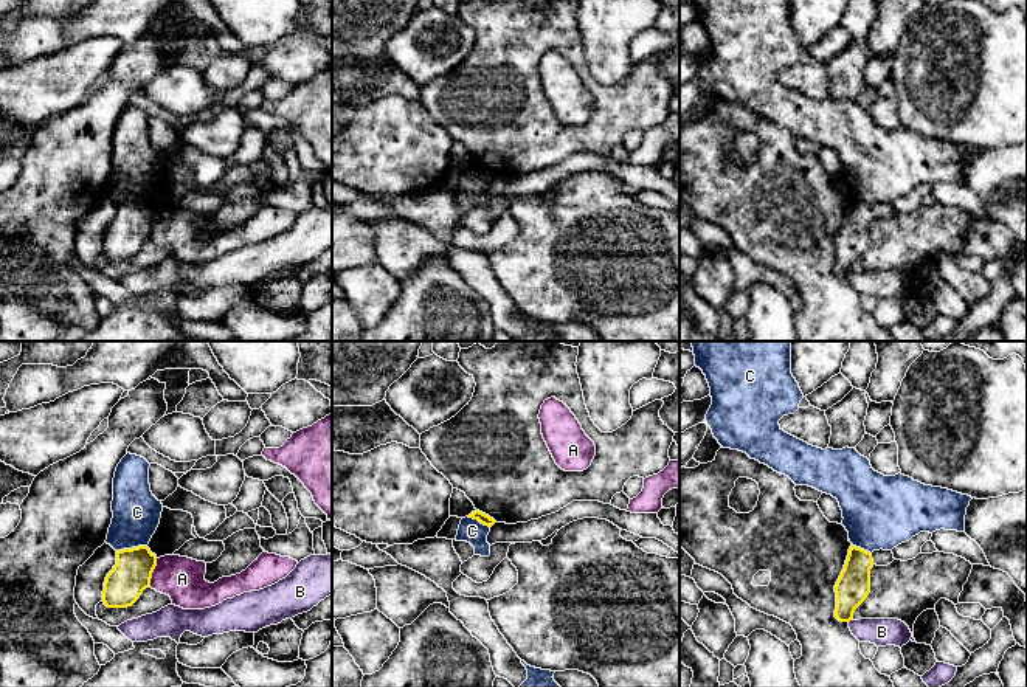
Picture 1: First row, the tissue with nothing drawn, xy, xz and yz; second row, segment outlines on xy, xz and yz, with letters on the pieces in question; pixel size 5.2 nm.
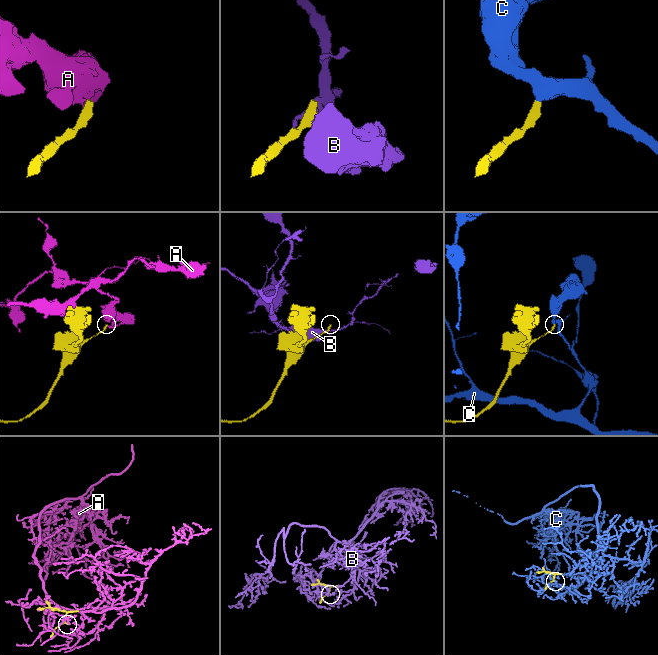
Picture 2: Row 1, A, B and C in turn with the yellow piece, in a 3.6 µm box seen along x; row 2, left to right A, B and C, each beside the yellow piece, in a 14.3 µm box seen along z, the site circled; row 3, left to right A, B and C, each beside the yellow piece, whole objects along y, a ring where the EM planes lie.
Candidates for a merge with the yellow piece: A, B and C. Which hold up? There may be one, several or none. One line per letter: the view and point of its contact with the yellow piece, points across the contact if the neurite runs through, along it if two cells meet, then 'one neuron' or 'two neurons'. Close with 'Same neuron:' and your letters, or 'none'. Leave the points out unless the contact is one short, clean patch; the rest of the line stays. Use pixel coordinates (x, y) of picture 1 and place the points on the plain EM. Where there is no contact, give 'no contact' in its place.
A: contact xy (152, 224); border xy (157, 211), (149, 238); two neurons
B: contact yz (850, 272); border yz (852, 270), (849, 275); two neurons
C: contact xy (132, 200); border xy (146, 197), (117, 203); two neurons
Same neuron: none

